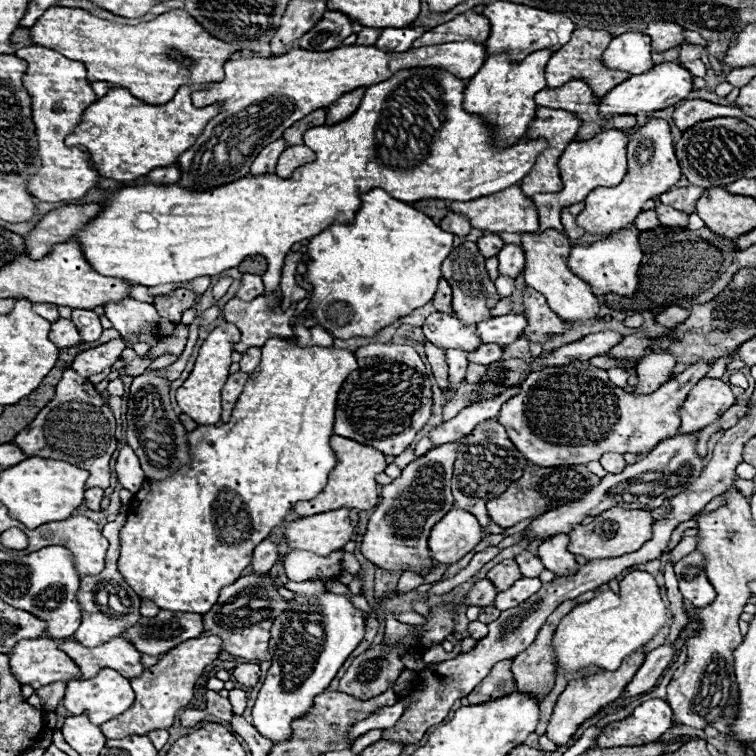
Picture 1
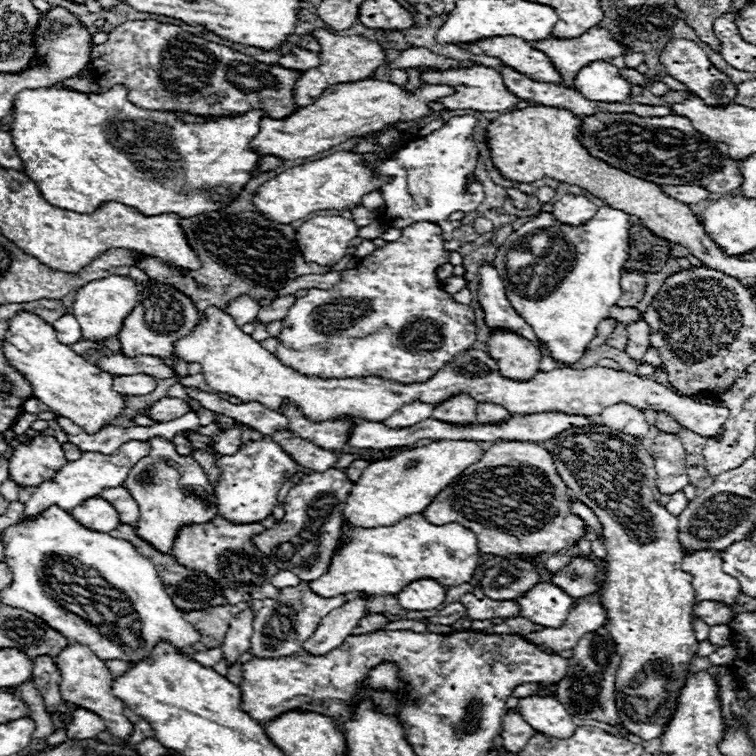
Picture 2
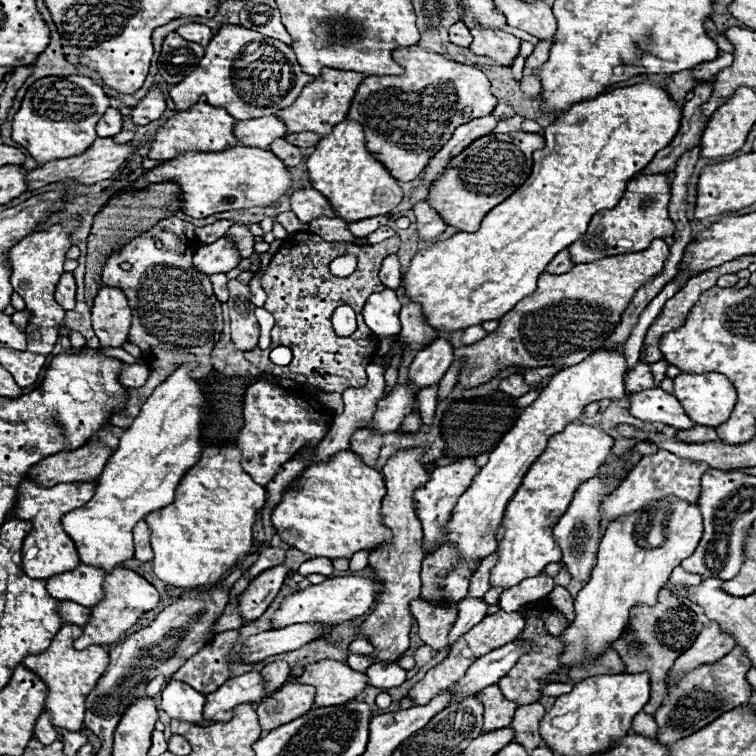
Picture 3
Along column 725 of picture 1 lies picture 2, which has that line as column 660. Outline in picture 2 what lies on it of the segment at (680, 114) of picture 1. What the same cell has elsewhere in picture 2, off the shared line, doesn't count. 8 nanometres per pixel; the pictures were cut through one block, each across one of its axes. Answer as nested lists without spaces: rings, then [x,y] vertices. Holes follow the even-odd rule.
[[[502,66],[502,78],[504,78],[504,84],[506,88],[522,98],[522,100],[528,100],[528,102],[536,102],[536,104],[542,104],[542,106],[552,106],[552,108],[564,108],[576,116],[594,116],[598,112],[634,112],[638,116],[668,116],[672,110],[668,106],[646,106],[646,104],[625,104],[620,102],[592,102],[592,100],[586,100],[576,88],[564,88],[564,86],[558,86],[558,84],[546,84],[546,82],[536,82],[520,72],[514,72],[512,68],[508,66]]]

